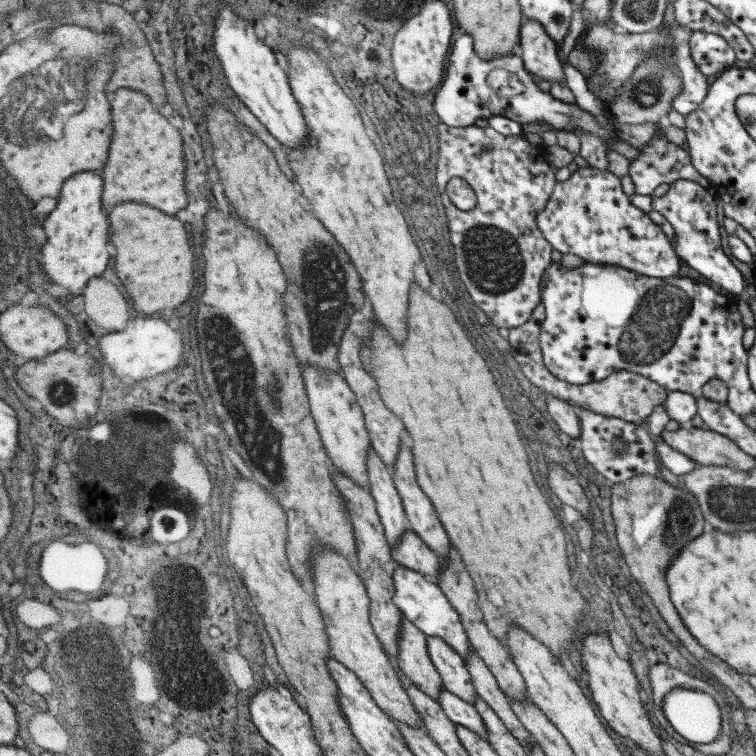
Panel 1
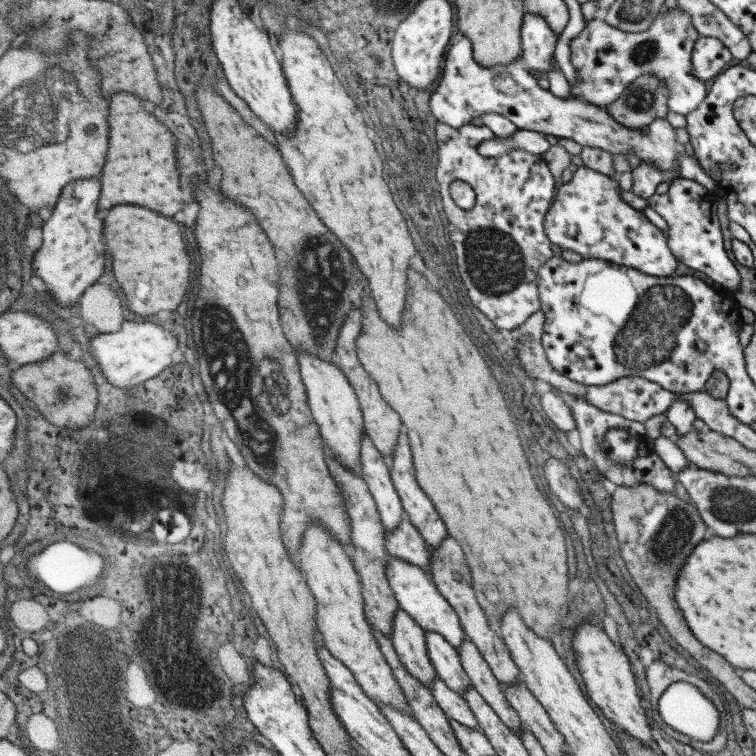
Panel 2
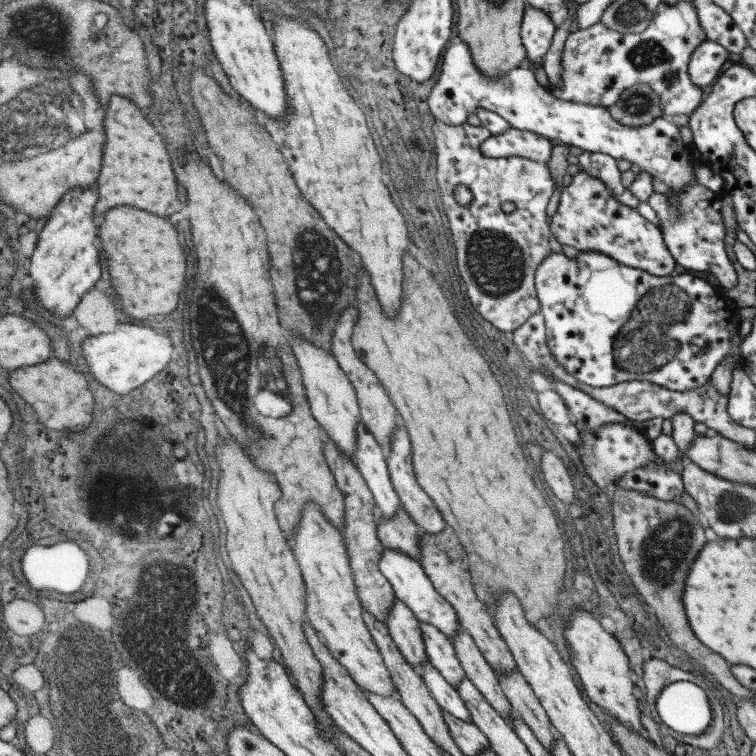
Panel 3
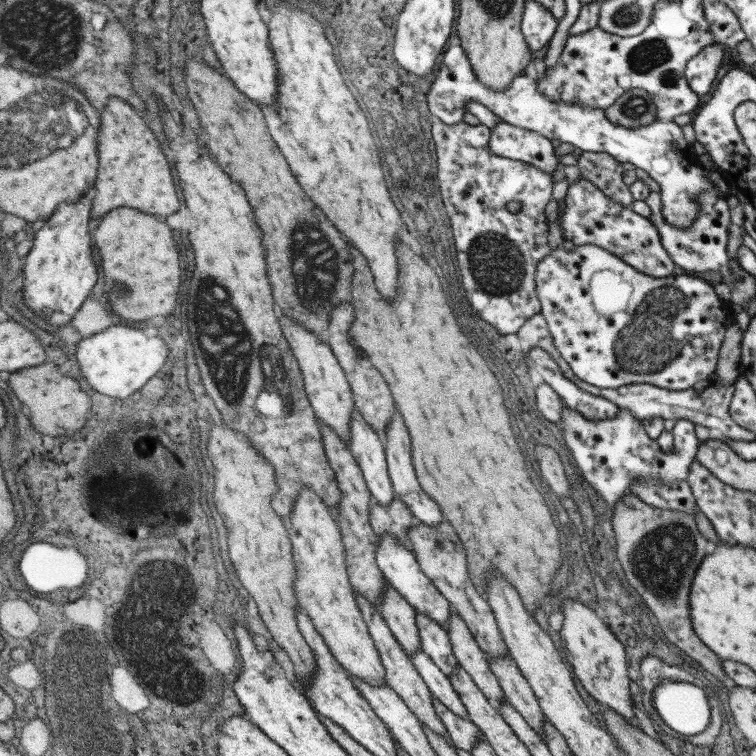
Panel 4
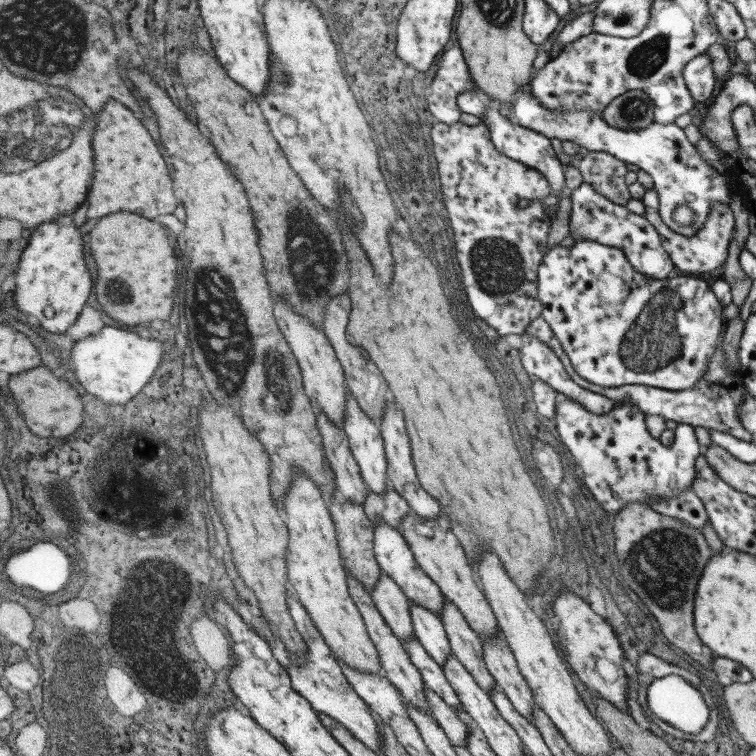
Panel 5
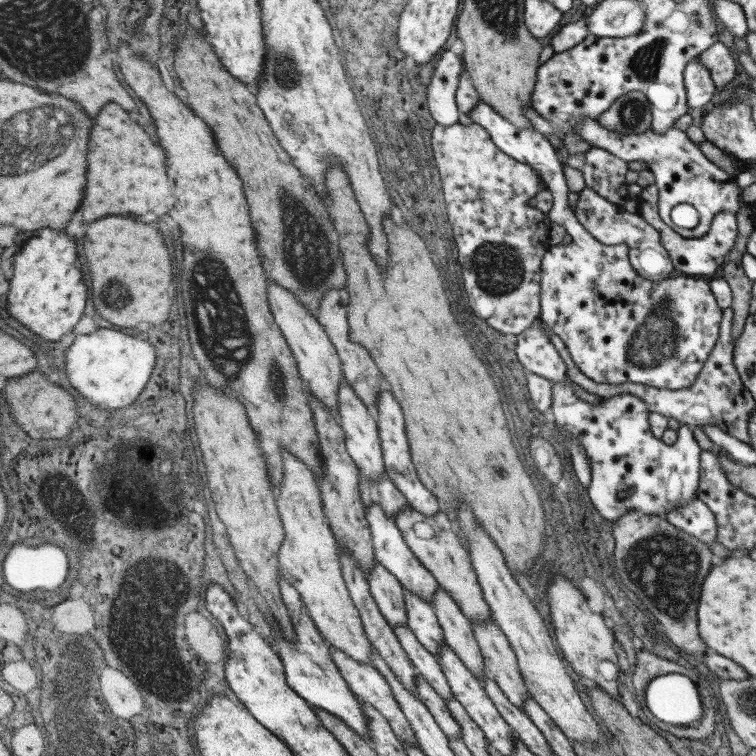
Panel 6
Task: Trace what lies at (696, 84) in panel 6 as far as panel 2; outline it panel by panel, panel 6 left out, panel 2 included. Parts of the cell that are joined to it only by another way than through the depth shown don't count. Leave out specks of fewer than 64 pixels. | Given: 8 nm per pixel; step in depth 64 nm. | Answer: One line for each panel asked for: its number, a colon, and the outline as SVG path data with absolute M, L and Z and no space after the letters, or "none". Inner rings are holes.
2: M699 36L691 52L693 76L705 84L705 80L719 76L723 70L733 66L731 52L721 44L721 40L711 36Z
3: M705 40L703 44L699 44L695 48L695 52L691 54L691 60L687 66L691 84L697 86L699 90L703 90L709 84L715 84L717 76L727 66L727 54L729 52L723 46L719 46L717 42Z
4: M713 42L711 46L705 46L695 58L691 58L687 62L687 66L685 66L685 80L687 80L689 90L697 98L705 96L711 90L711 84L717 78L719 66L723 62L723 52L725 52L723 46Z
5: M707 52L695 56L691 62L687 62L687 66L683 68L683 80L685 80L685 88L691 96L691 100L695 104L699 102L707 102L713 94L713 86L715 86L715 74L711 68L711 58L707 56Z

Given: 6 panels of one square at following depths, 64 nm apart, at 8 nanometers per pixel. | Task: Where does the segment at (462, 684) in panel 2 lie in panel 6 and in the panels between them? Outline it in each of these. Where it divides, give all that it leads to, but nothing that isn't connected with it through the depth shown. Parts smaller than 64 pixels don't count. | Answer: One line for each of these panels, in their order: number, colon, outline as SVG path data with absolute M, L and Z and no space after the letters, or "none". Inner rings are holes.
3: M419 622L419 628L421 628L421 638L423 638L423 648L425 648L427 660L453 688L457 688L457 684L463 680L465 672L455 656L455 648L453 648L451 640L445 636L445 632L441 632L433 624Z
4: M415 614L415 626L417 626L417 632L419 632L421 650L449 678L457 668L457 660L453 656L453 648L451 648L447 630L439 622L435 622L435 620L431 620L429 616L423 616L423 614Z
5: M411 604L409 614L411 614L411 626L413 626L415 638L425 648L425 652L443 668L447 656L451 656L451 648L449 648L447 634L443 630L443 622L439 620L437 614L433 614L431 610L419 604Z
6: M403 590L403 598L405 598L405 614L407 614L405 626L415 634L421 646L431 654L435 654L437 658L439 648L445 644L445 638L433 606L409 590Z

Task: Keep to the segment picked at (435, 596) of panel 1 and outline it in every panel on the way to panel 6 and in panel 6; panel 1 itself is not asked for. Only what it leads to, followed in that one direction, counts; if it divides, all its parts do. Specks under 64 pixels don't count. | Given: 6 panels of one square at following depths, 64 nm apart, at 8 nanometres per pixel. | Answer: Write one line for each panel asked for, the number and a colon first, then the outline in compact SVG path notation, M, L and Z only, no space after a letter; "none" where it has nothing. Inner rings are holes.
2: M389 556L391 562L387 564L387 578L391 580L391 588L395 592L397 604L399 608L403 608L407 614L411 614L411 618L425 630L425 632L437 632L443 634L443 638L459 650L461 642L465 640L465 632L459 624L459 616L455 614L455 610L449 606L449 602L437 592L435 584L429 580L429 574L419 570L415 564L407 564L395 556Z
3: M387 548L383 558L381 558L381 572L383 576L387 576L391 588L393 588L393 594L395 594L395 600L401 600L409 610L413 610L415 618L419 622L427 622L427 624L433 624L437 626L441 632L445 632L445 636L451 640L455 634L457 634L457 614L455 610L451 608L451 604L431 586L431 582L427 580L427 576L423 574L421 570L421 564L413 558L409 558L407 554L399 552L399 550L391 550Z
4: M385 534L381 538L381 544L379 544L379 552L377 552L377 558L379 558L379 568L381 572L387 576L387 582L391 584L391 588L395 588L413 608L417 614L423 614L423 616L429 616L431 620L439 622L443 628L449 624L449 614L451 614L451 604L449 600L445 600L437 588L433 588L433 584L421 574L419 570L419 564L413 556L413 552L403 546L401 542L397 542L393 538L393 534Z
5: M377 522L375 524L375 552L377 552L377 560L383 568L383 572L391 576L391 580L401 588L401 592L409 598L409 602L419 604L419 606L423 606L423 608L427 608L427 610L431 610L433 614L439 616L439 612L443 608L443 602L445 602L441 590L419 568L419 564L415 562L415 556L409 550L403 534L399 530L395 530L389 522Z
6: M373 504L367 510L367 518L371 522L371 530L373 530L373 540L375 540L375 554L377 554L377 562L381 562L393 576L395 580L401 584L403 590L409 590L417 596L421 596L423 600L427 600L431 604L435 590L439 588L437 582L431 578L431 574L423 568L423 564L415 558L415 554L409 550L409 546L405 544L399 528L395 526L395 522L391 520L391 516L387 516L387 512L381 508L381 504Z

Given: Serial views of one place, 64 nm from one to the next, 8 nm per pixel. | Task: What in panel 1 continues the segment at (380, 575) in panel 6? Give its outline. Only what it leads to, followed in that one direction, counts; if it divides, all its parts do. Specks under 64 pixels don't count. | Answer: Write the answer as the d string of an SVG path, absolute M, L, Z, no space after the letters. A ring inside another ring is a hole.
M401 616L401 632L397 646L399 650L395 658L403 674L411 678L411 682L419 690L427 692L437 702L443 682L427 654L427 636L421 630L417 630L405 616Z

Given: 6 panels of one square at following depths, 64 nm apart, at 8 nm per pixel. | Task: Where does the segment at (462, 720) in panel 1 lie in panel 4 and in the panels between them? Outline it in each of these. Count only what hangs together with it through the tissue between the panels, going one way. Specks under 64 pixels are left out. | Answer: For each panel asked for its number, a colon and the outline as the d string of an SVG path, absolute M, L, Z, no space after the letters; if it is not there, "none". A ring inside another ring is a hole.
2: M435 678L431 682L431 694L433 694L433 700L437 700L437 706L443 710L443 714L447 718L453 718L463 726L479 730L471 708L465 704L465 700L457 692L447 688L447 684L441 678Z
3: M425 658L425 662L417 668L419 676L423 678L427 690L431 692L433 700L439 704L441 710L447 710L449 714L453 714L455 718L463 720L463 722L471 722L471 714L469 710L465 708L463 700L459 698L457 690L433 668L433 664Z
4: M419 648L417 654L409 656L413 662L413 668L419 672L419 676L423 678L423 682L427 684L431 696L435 700L439 700L441 704L445 704L453 714L461 716L463 720L467 718L467 710L459 698L459 694L453 690L449 678L437 668L437 664Z

